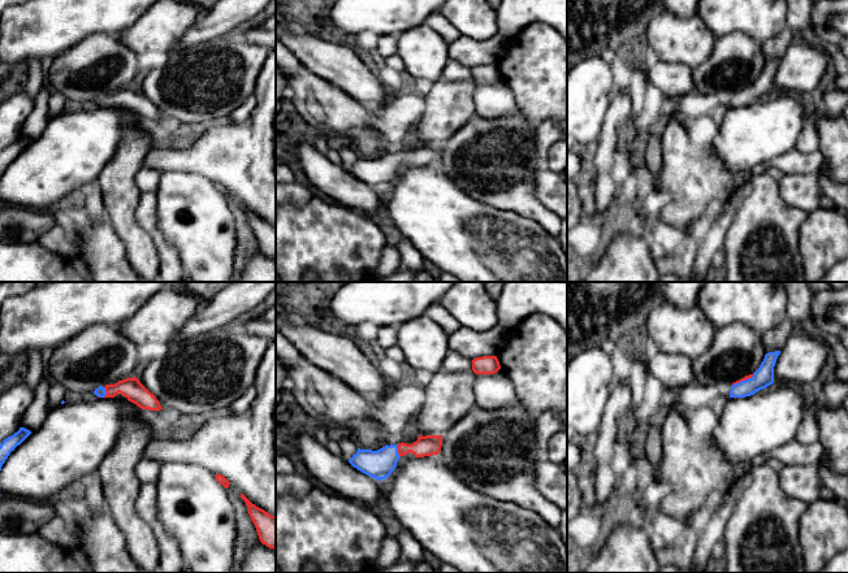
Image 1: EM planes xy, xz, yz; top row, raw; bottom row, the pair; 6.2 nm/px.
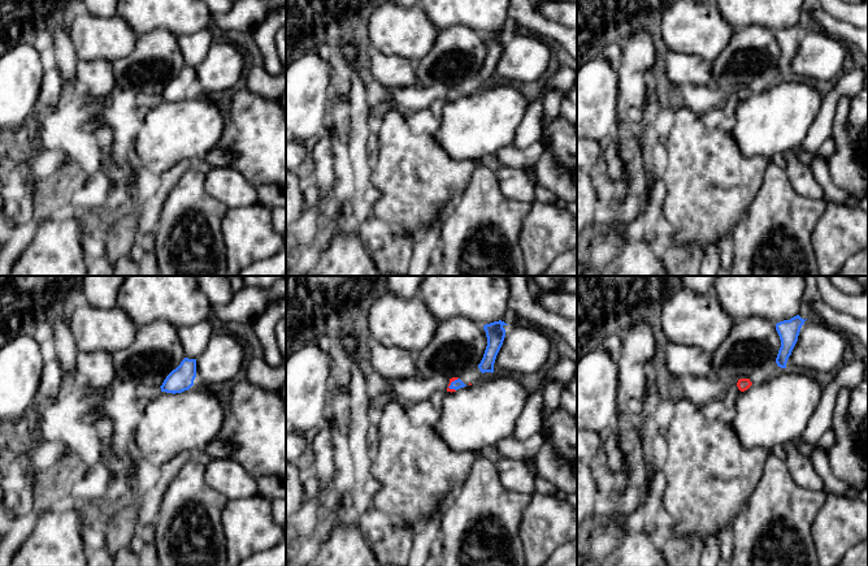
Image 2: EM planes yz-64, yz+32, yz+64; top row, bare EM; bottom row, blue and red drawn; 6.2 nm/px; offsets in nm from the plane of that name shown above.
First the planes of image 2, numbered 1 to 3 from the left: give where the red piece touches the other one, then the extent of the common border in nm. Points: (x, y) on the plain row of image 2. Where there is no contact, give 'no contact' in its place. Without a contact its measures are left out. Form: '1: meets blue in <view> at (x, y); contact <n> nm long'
1: no contact
2: meets blue in yz+32 at (451, 91); contact 90 nm long
3: no contact

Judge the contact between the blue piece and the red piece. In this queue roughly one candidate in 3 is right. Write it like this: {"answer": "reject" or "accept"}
{"answer": "accept"}

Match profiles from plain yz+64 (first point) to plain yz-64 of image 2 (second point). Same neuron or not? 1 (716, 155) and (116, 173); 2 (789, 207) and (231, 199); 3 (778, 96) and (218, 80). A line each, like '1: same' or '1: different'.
1: same
2: different
3: different

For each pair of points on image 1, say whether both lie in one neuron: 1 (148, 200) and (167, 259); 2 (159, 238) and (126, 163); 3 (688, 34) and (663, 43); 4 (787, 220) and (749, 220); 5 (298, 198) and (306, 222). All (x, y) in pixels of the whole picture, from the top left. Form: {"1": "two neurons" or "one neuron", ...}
{"1": "one neuron", "2": "two neurons", "3": "one neuron", "4": "one neuron", "5": "two neurons"}

